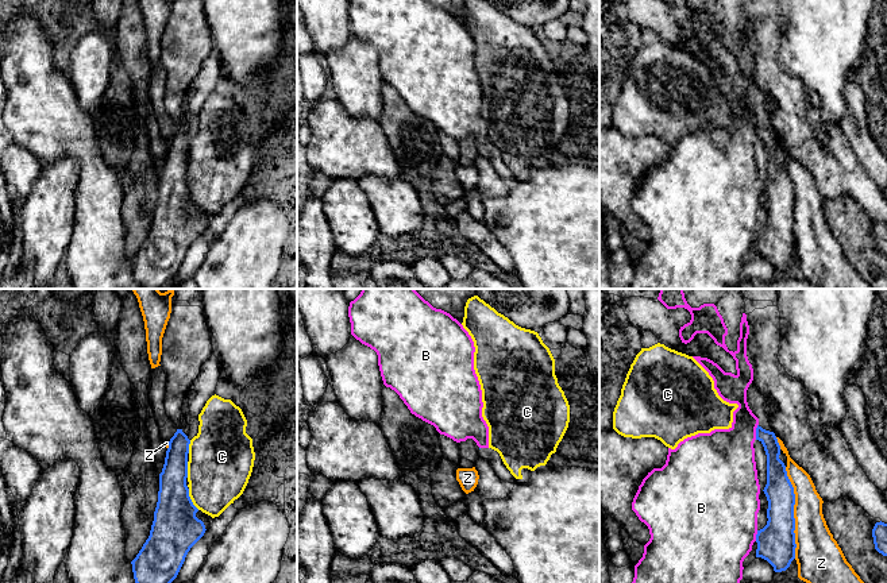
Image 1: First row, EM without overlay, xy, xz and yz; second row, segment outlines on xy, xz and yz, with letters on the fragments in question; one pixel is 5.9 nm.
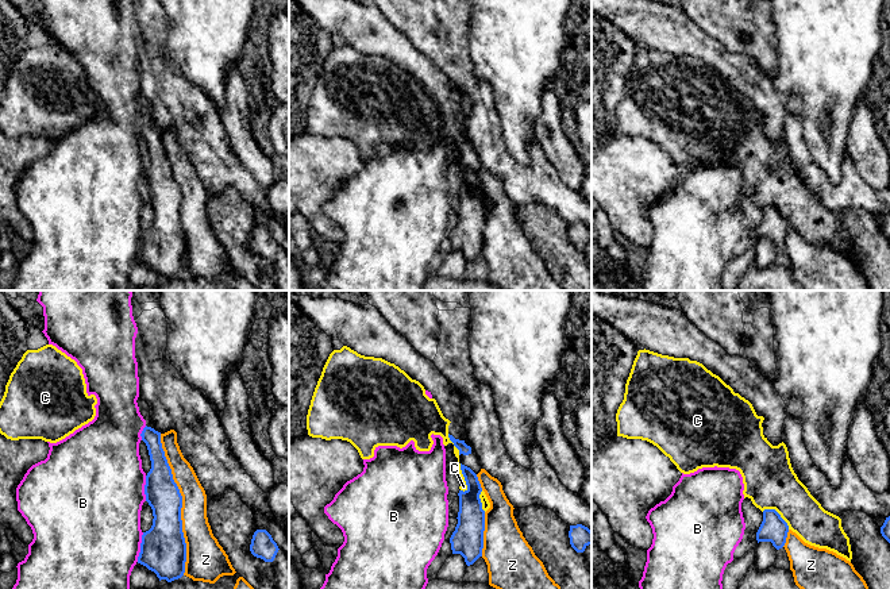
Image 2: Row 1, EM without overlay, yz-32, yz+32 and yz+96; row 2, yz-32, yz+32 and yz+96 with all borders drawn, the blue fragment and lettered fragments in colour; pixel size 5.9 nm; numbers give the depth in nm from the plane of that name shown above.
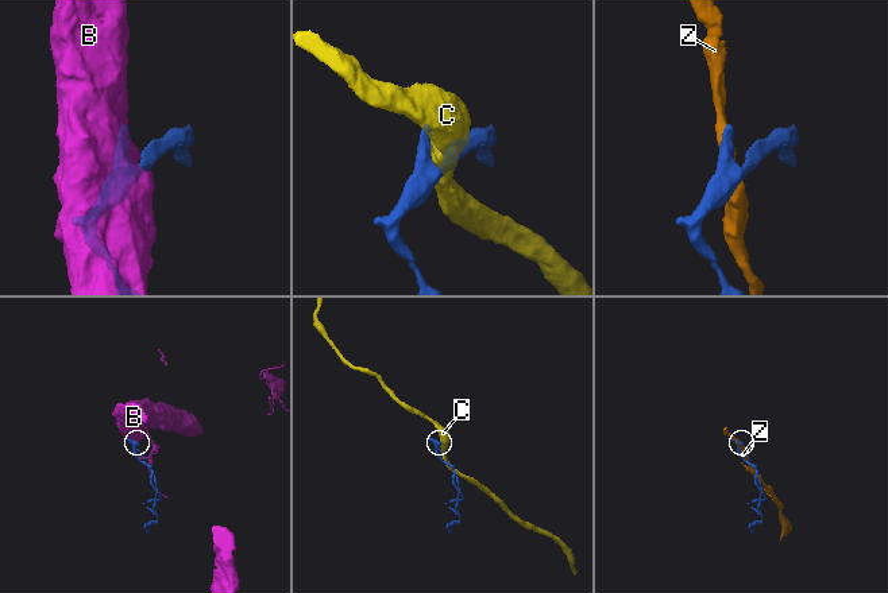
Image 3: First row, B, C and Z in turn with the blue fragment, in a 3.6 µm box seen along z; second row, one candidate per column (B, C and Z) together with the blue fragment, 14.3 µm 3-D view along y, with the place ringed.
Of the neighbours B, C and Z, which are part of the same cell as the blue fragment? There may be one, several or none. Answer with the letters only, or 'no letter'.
no letter

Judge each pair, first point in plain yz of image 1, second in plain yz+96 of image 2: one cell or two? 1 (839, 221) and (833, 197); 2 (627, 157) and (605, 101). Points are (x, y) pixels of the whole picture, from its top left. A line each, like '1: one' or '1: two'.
1: two
2: two

